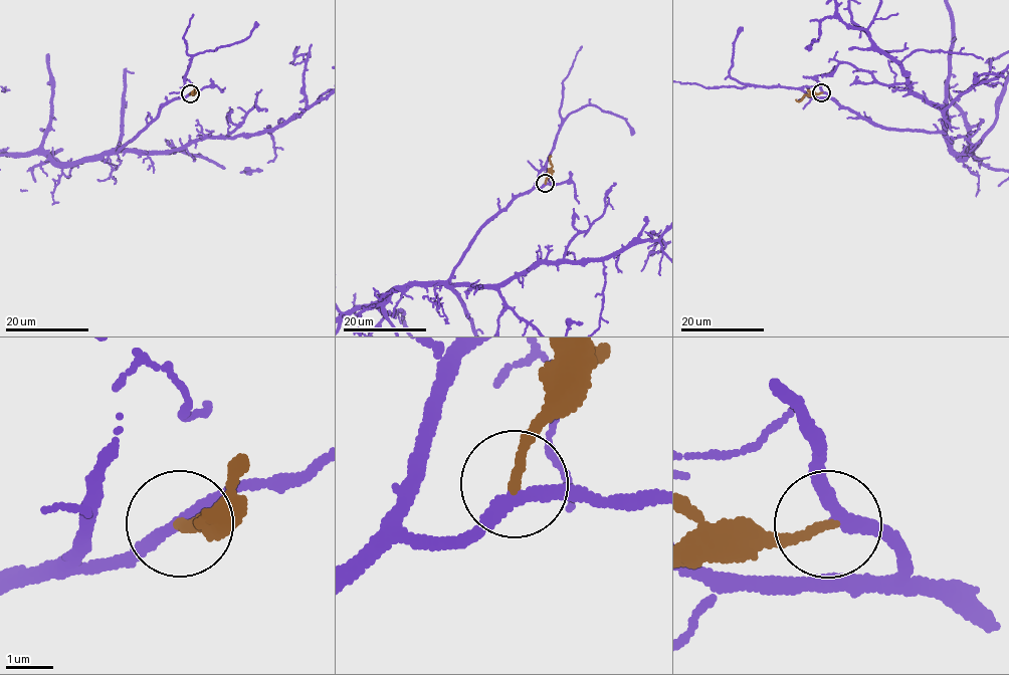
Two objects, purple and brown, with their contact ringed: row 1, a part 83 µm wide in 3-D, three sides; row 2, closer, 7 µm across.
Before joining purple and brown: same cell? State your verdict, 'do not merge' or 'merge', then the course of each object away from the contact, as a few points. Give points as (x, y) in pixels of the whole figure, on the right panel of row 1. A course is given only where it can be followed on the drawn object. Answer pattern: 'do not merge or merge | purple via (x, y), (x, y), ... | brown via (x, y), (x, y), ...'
do not merge | brown via (821, 92), (796, 99)

